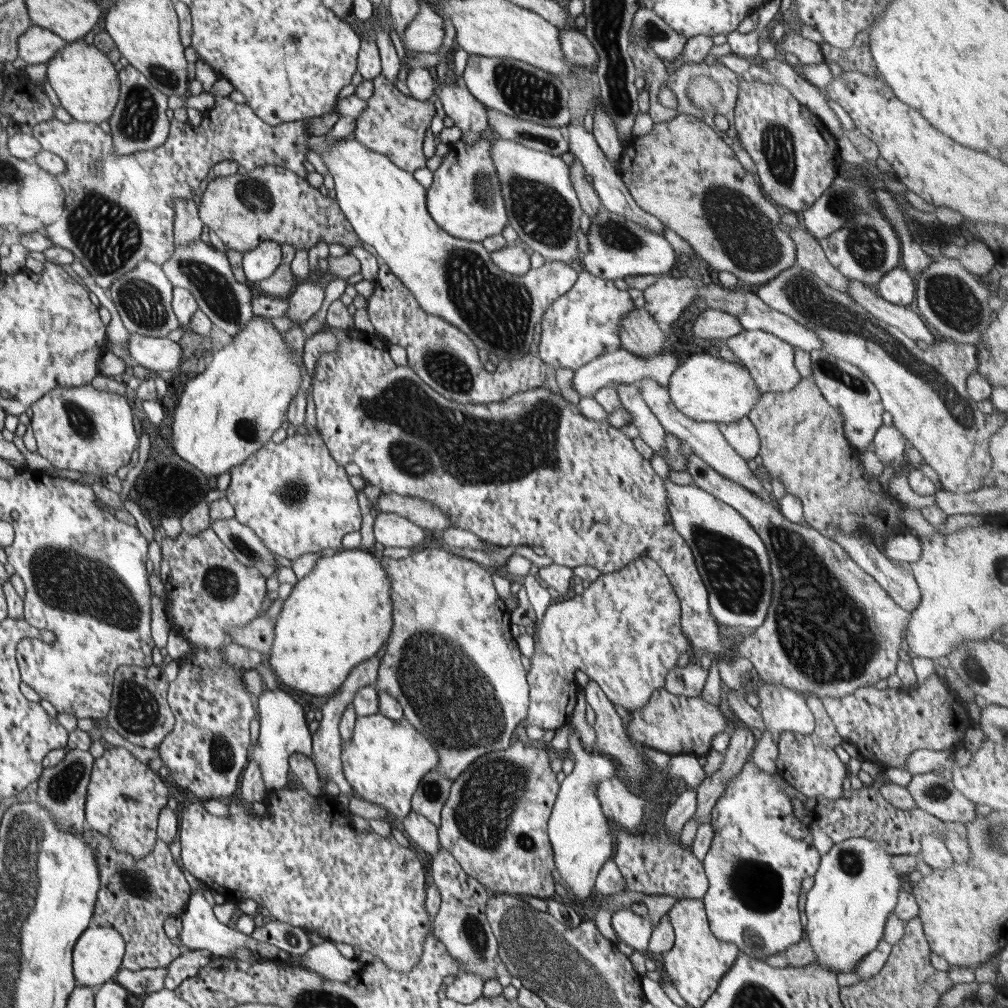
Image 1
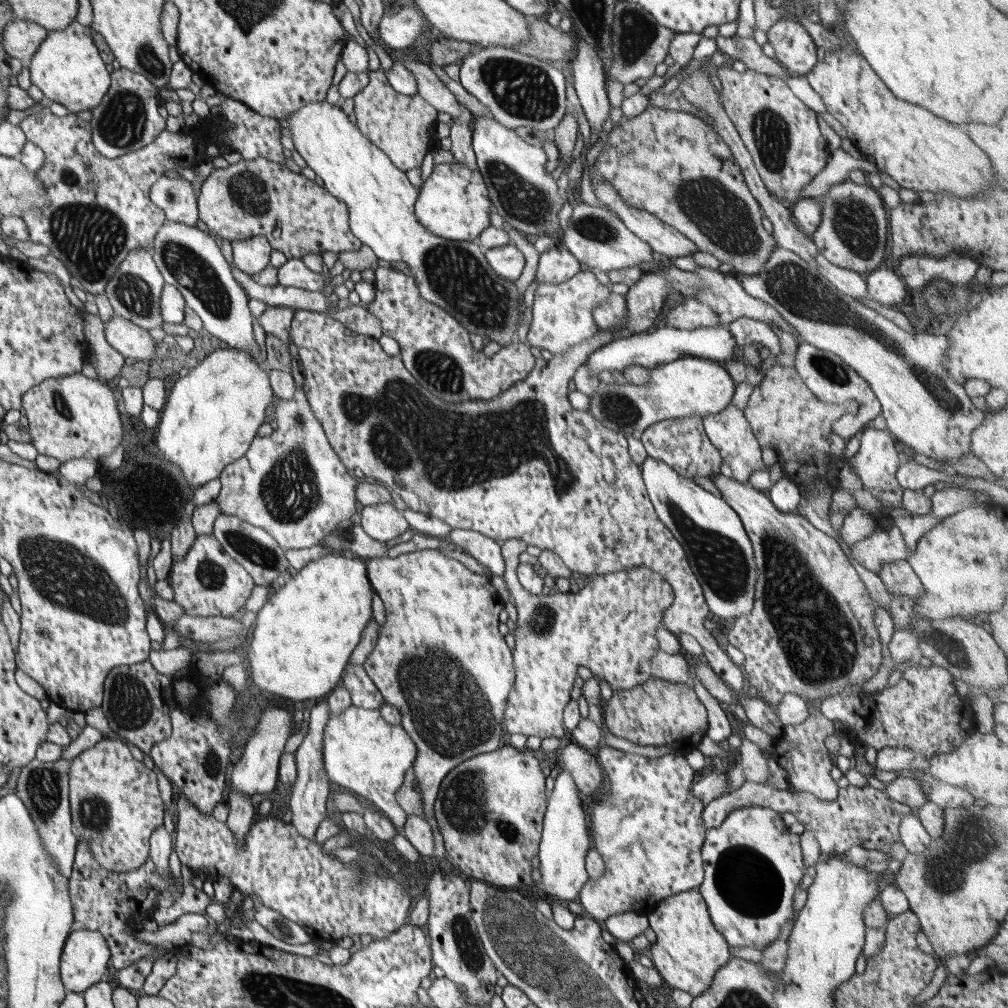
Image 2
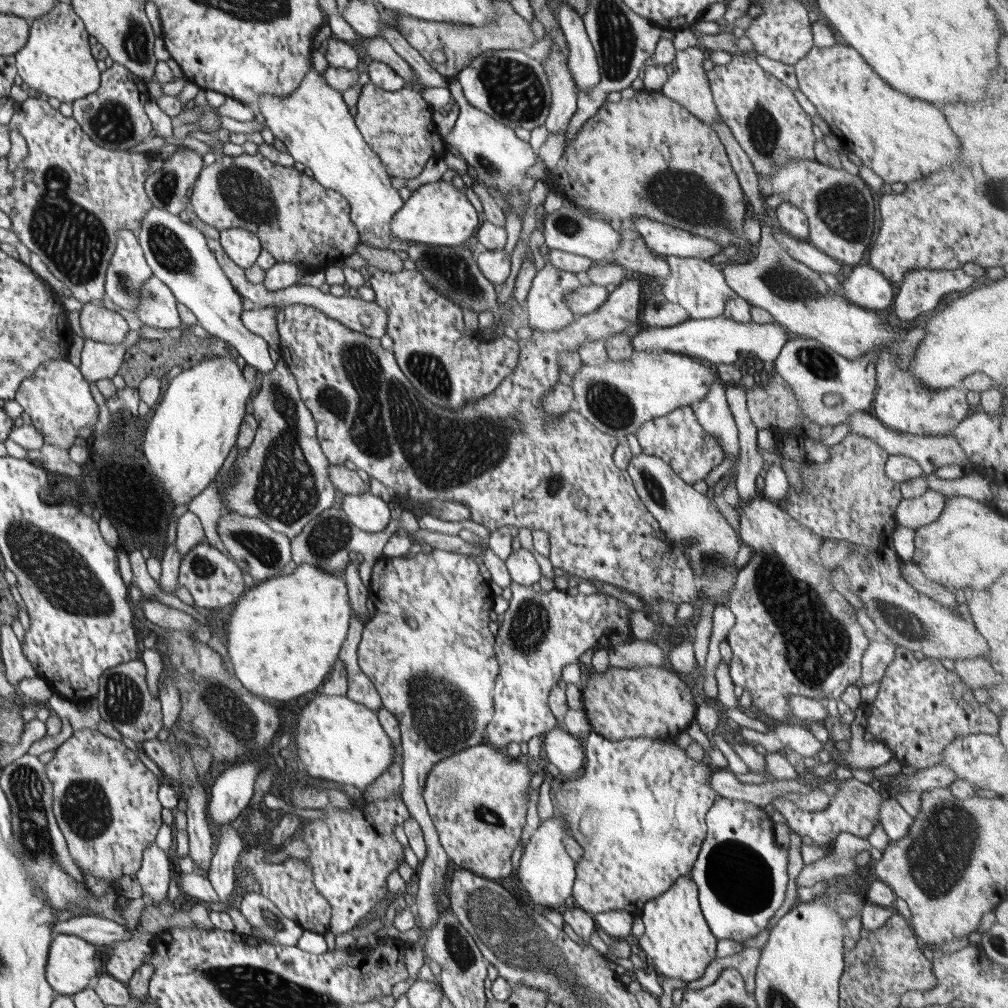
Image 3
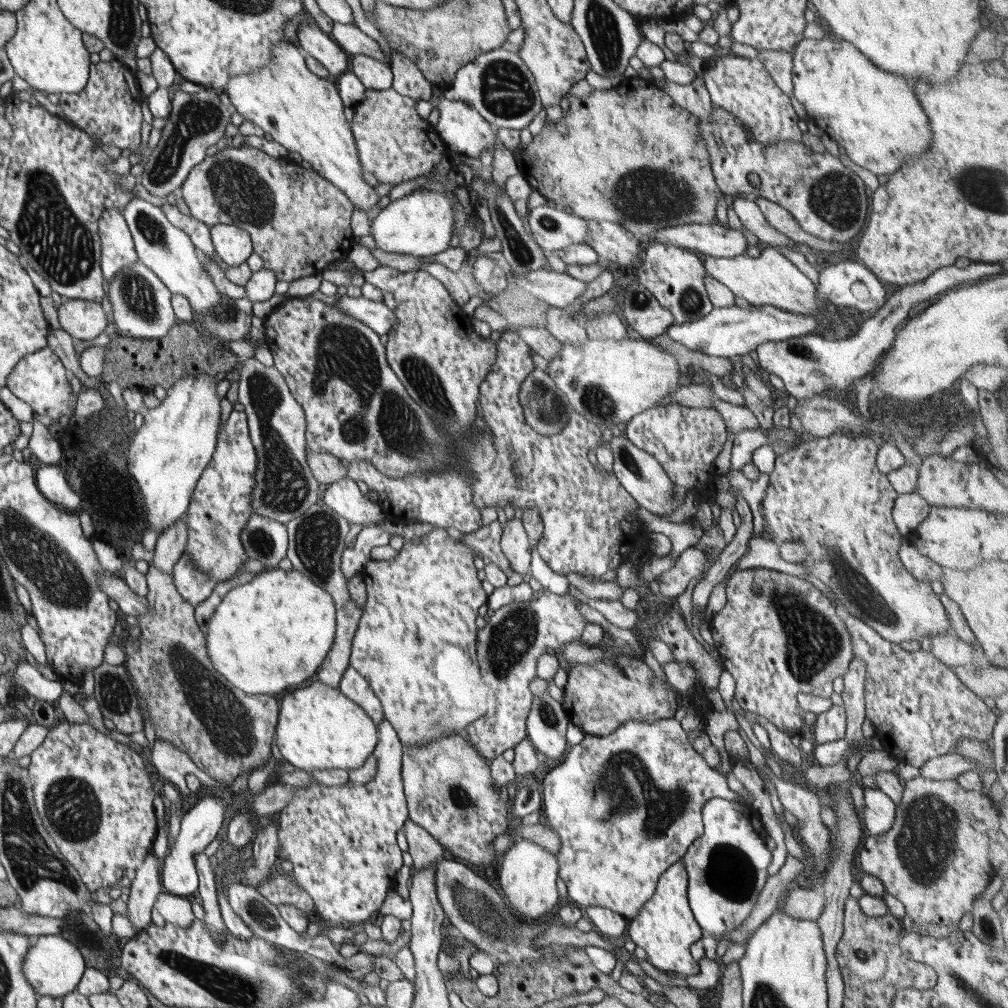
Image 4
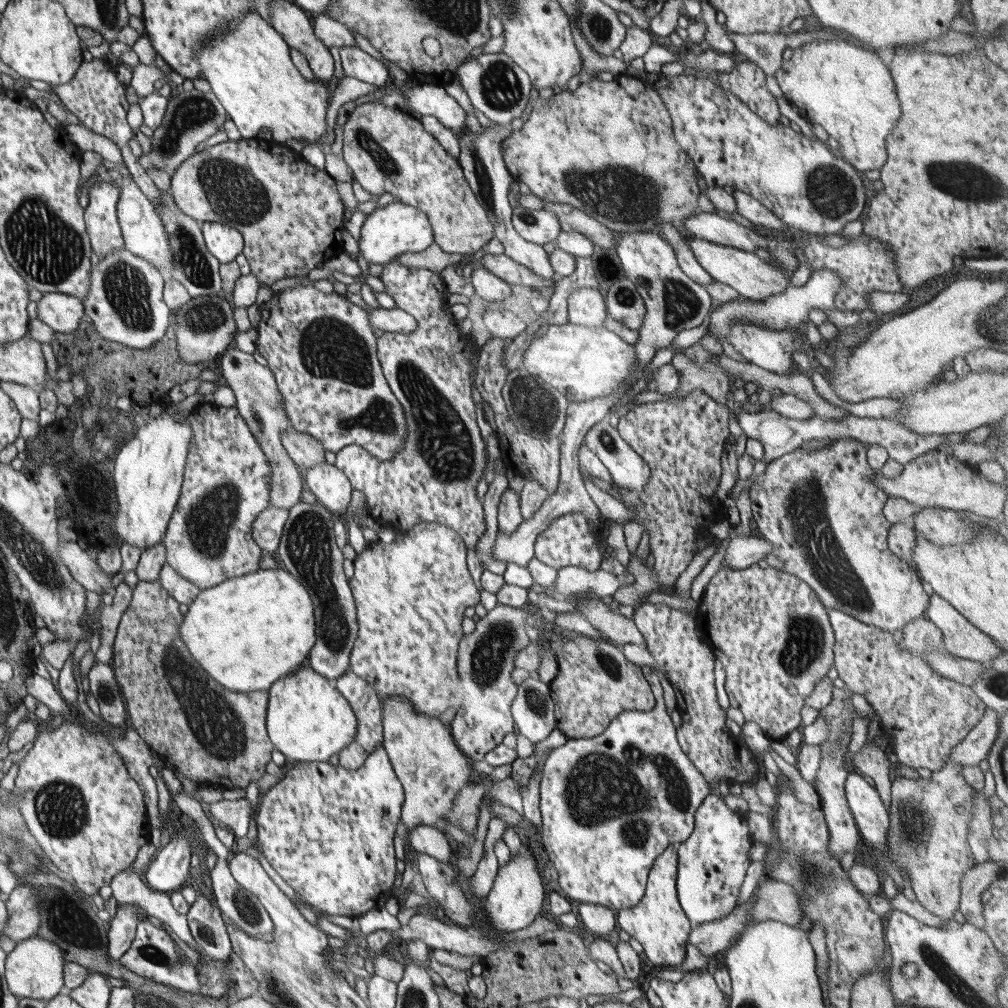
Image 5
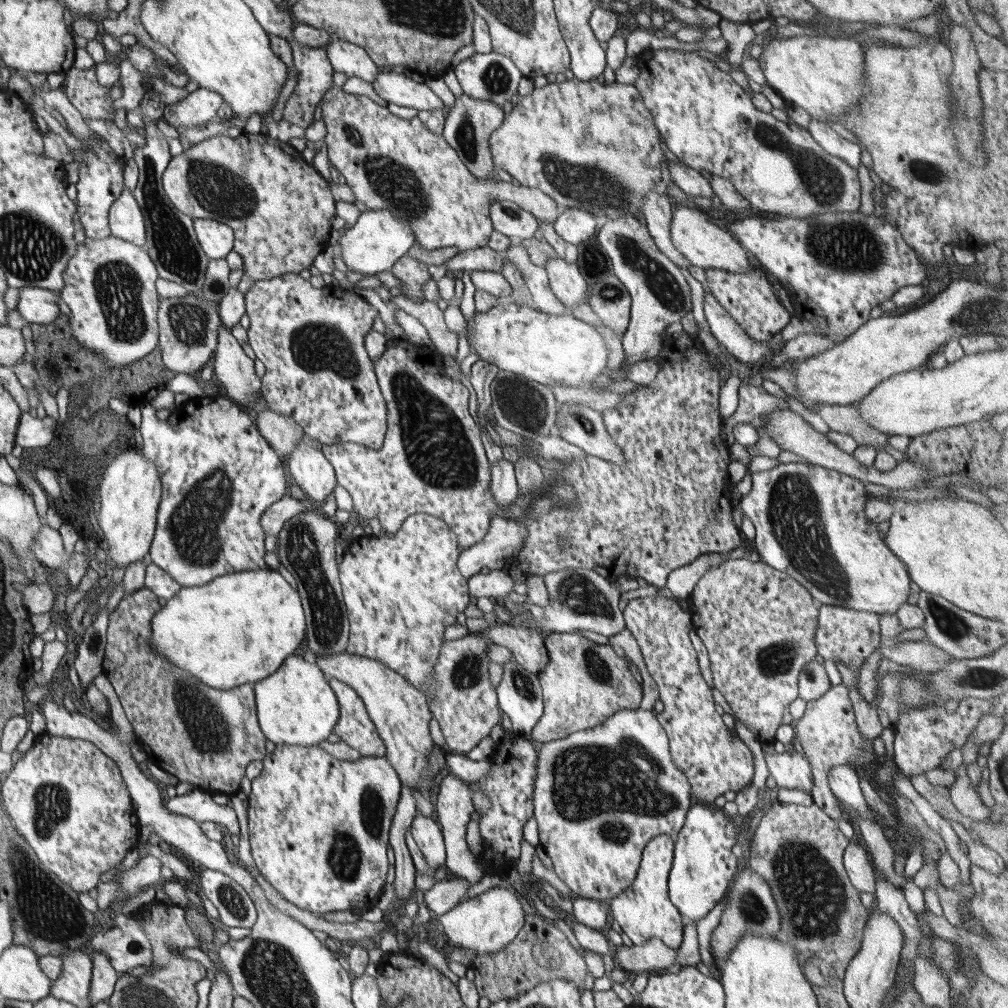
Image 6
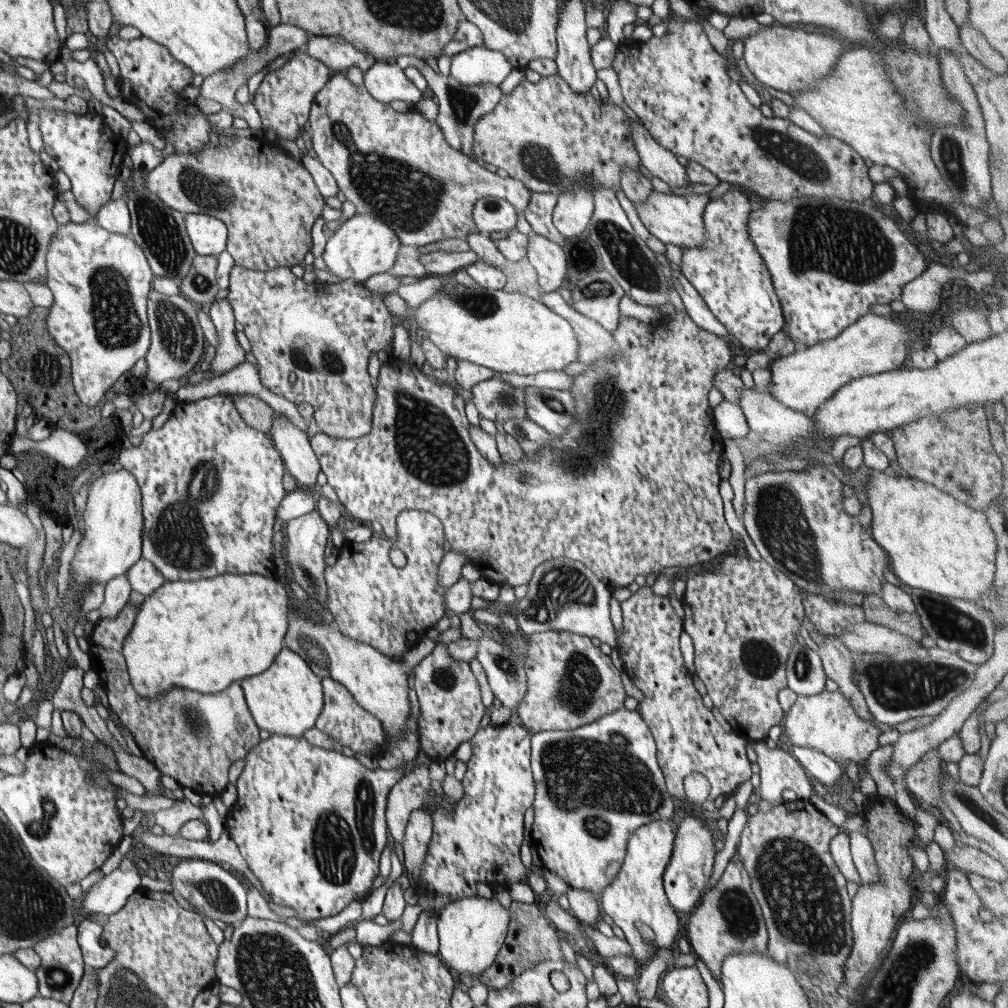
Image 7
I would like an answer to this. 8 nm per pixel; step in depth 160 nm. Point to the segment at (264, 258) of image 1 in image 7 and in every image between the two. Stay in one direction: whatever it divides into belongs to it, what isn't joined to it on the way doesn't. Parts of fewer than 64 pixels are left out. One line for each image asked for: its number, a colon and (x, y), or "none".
2: (252, 255)
3: (242, 246)
4: (233, 245)
5: (225, 243)
6: (217, 239)
7: (208, 234)

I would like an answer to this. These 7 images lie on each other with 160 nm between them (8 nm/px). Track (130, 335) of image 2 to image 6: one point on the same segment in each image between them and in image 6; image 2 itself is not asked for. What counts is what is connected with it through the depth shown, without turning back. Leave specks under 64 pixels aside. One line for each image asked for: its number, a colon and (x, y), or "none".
3: (99, 324)
4: (86, 320)
5: (62, 312)
6: (37, 305)

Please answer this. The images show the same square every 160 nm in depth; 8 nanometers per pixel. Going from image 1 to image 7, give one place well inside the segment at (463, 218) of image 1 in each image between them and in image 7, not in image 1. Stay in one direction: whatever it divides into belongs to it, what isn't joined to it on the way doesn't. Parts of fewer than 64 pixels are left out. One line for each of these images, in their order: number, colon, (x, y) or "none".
2: (453, 203)
3: (438, 213)
4: (421, 224)
5: (389, 231)
6: (377, 239)
7: (364, 246)

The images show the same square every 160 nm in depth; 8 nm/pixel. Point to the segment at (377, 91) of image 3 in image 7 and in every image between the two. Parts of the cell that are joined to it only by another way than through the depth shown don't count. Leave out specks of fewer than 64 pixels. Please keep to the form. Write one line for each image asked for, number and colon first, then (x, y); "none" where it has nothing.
4: (394, 143)
5: (388, 150)
6: (392, 164)
7: (399, 168)

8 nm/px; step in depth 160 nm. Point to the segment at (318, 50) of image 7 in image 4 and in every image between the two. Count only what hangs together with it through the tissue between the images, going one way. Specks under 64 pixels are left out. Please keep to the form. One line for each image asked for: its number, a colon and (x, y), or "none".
4: (373, 74)
5: (357, 64)
6: (352, 60)

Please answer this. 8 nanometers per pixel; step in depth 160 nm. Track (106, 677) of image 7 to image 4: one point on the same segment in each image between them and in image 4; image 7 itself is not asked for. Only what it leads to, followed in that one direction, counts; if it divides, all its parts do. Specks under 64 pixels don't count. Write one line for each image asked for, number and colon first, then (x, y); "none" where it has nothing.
4: (226, 732)
5: (210, 734)
6: (175, 717)

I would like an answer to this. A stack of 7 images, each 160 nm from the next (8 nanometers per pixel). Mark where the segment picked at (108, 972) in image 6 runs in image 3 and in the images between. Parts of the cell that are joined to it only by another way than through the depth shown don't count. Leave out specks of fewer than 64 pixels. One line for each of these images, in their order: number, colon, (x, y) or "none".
3: (155, 874)
4: (146, 886)
5: (122, 930)

